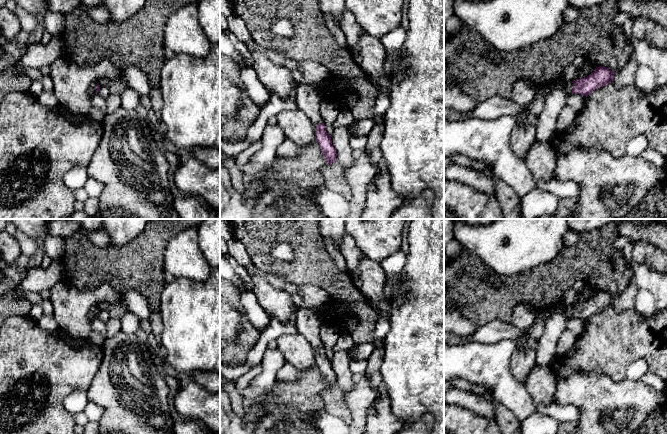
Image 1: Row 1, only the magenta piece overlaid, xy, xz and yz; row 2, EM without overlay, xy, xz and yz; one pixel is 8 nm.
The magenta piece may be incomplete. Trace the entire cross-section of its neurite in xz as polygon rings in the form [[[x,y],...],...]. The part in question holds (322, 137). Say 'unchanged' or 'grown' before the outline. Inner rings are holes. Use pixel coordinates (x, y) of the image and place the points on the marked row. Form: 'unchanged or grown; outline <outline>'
grown; outline [[[299,84],[296,88],[296,104],[315,125],[315,142],[320,146],[323,158],[331,165],[336,161],[337,153],[332,145],[331,136],[326,132],[320,115],[322,88],[314,84]]]

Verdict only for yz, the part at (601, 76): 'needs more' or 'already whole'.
needs more

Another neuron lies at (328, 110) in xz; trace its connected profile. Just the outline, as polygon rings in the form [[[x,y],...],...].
[[[322,100],[320,104],[320,115],[326,128],[326,132],[331,136],[334,132],[333,123],[340,111],[340,107],[332,102]]]

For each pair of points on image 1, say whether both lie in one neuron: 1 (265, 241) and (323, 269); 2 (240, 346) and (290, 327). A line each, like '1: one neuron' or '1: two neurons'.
1: one neuron
2: two neurons

